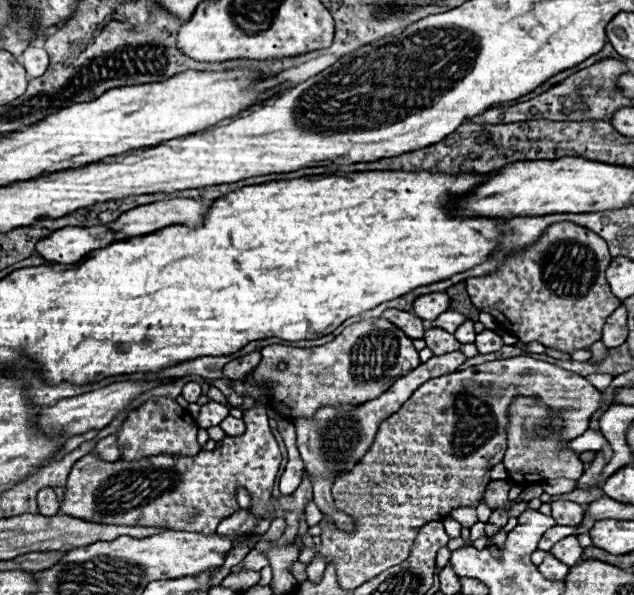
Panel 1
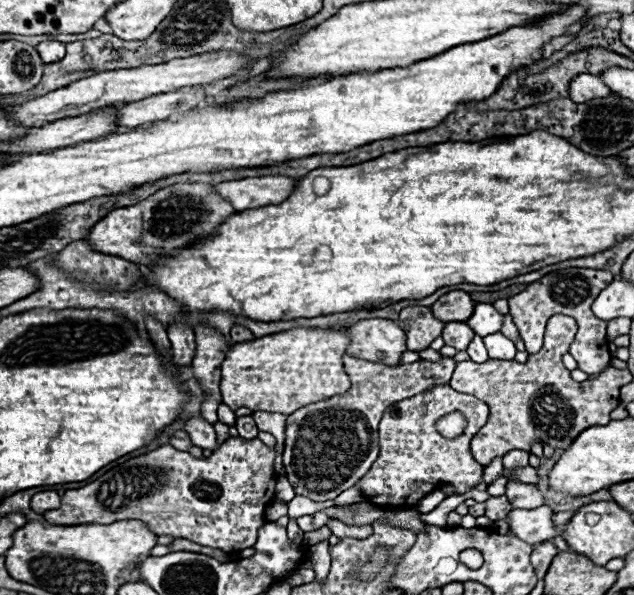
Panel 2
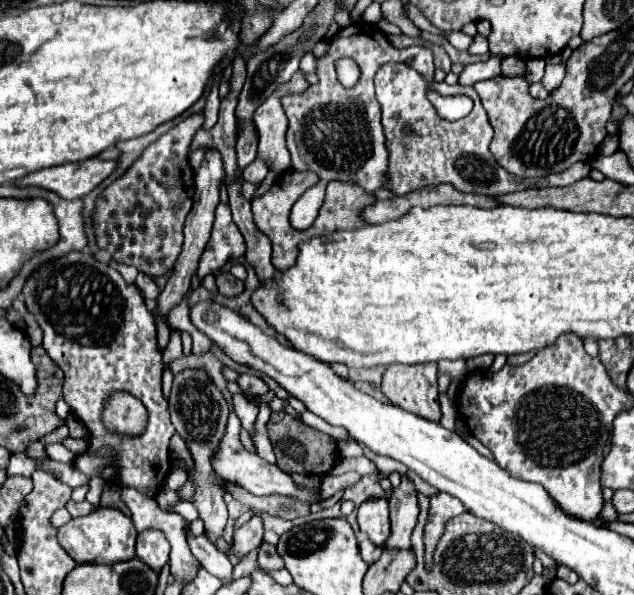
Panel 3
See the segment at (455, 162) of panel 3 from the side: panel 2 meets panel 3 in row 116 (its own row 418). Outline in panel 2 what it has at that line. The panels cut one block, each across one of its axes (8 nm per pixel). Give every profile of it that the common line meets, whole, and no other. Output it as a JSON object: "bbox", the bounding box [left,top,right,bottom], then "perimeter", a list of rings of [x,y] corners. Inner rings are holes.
{"bbox":[356,384,488,508],"perimeter":[[[448,384],[434,386],[424,394],[416,394],[402,402],[394,402],[386,408],[380,420],[380,456],[372,464],[362,480],[356,484],[366,496],[366,502],[382,508],[412,508],[420,500],[446,484],[454,486],[458,494],[466,494],[482,482],[484,466],[478,464],[470,454],[470,440],[478,434],[480,426],[488,420],[488,406],[470,396],[452,390]],[[452,412],[462,412],[466,428],[458,438],[444,438],[436,430],[436,422]],[[388,478],[388,480],[386,480]]]}

